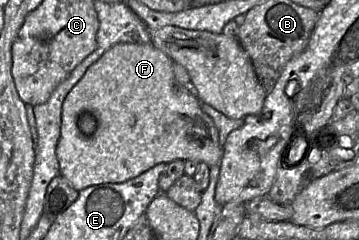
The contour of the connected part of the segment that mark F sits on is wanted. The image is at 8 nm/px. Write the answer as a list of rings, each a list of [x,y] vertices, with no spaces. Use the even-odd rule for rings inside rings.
[[[120,43],[107,50],[94,64],[92,64],[81,78],[81,80],[67,94],[63,105],[61,115],[61,134],[56,149],[57,159],[60,165],[60,174],[64,176],[70,185],[77,191],[83,190],[89,186],[100,185],[104,183],[123,183],[135,178],[154,167],[159,163],[168,164],[174,160],[192,160],[197,163],[204,162],[208,166],[219,166],[223,147],[219,140],[219,132],[212,118],[201,109],[201,102],[192,90],[179,85],[175,79],[173,61],[160,49],[150,43]],[[85,115],[93,116],[97,121],[97,127],[93,135],[82,136],[78,128],[79,117]]]

